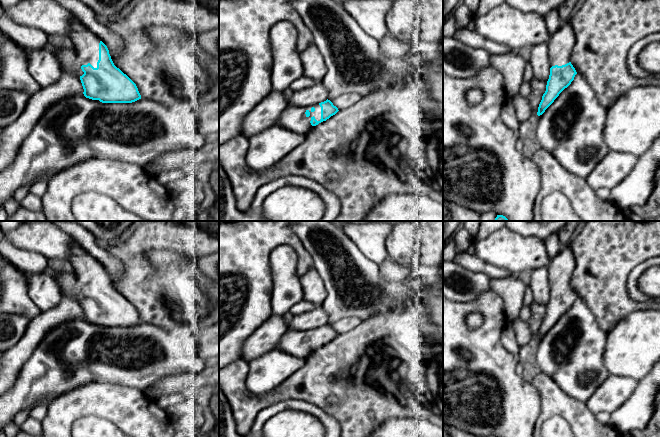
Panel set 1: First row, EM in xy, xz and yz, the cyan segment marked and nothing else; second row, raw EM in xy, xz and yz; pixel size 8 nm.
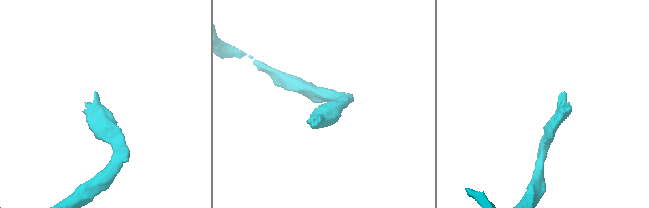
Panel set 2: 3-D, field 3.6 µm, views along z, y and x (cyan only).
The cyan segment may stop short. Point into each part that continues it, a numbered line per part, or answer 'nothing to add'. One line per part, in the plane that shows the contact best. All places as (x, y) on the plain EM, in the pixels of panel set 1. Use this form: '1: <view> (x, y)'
1: xz (293, 342)

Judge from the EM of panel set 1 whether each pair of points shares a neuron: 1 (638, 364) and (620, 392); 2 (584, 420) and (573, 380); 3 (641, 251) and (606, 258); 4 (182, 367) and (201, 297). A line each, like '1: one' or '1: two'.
1: two
2: two
3: one
4: two

